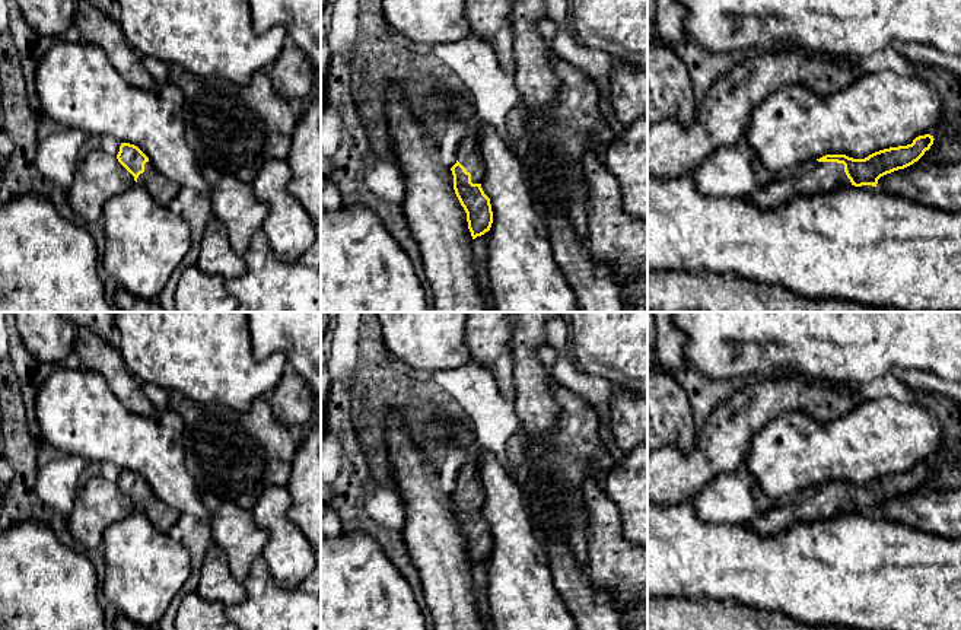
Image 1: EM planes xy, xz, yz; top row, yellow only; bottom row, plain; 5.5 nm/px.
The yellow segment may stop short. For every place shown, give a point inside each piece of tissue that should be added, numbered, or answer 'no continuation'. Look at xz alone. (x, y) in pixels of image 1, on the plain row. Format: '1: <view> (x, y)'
1: xz (468, 480)

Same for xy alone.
1: xy (161, 515)

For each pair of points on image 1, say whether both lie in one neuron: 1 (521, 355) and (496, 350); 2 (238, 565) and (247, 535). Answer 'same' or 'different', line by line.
1: different
2: same

